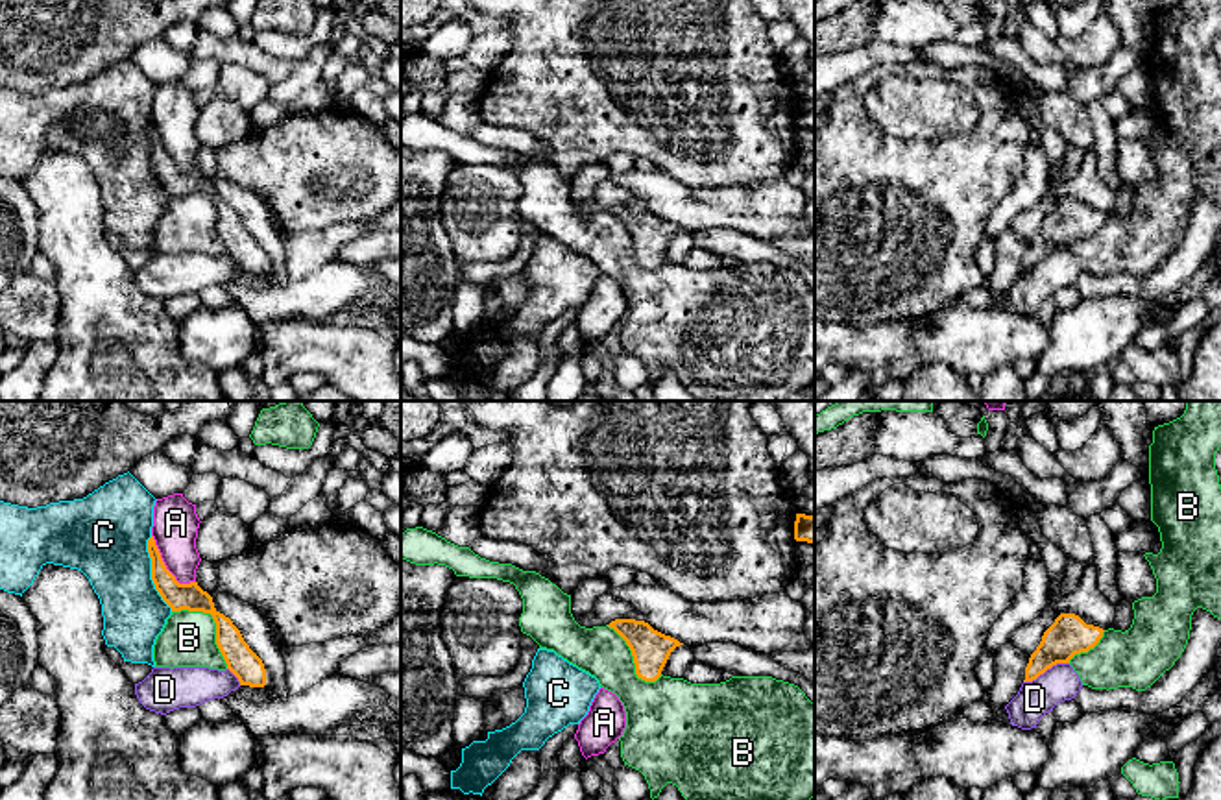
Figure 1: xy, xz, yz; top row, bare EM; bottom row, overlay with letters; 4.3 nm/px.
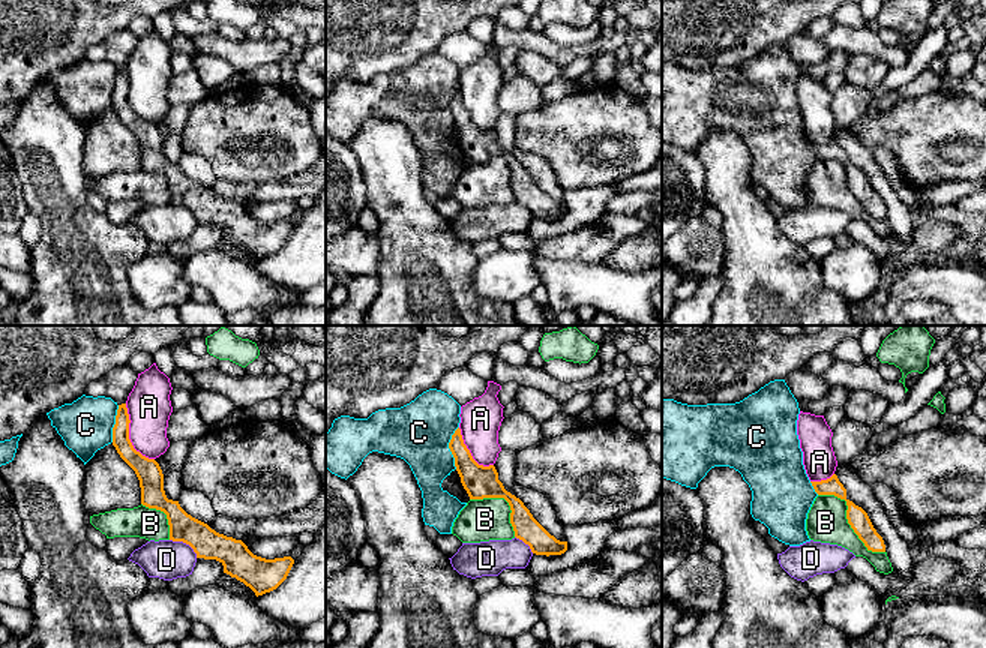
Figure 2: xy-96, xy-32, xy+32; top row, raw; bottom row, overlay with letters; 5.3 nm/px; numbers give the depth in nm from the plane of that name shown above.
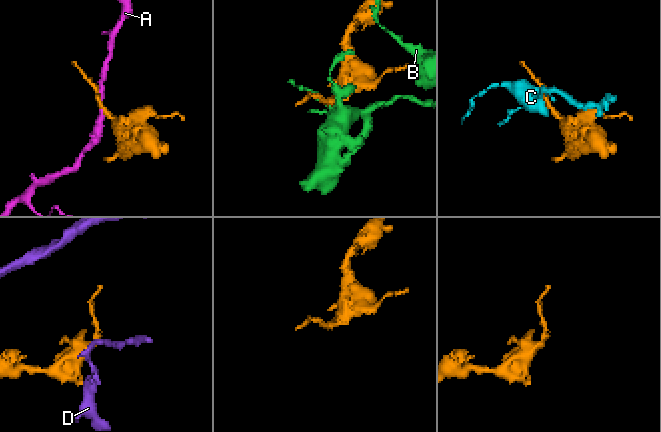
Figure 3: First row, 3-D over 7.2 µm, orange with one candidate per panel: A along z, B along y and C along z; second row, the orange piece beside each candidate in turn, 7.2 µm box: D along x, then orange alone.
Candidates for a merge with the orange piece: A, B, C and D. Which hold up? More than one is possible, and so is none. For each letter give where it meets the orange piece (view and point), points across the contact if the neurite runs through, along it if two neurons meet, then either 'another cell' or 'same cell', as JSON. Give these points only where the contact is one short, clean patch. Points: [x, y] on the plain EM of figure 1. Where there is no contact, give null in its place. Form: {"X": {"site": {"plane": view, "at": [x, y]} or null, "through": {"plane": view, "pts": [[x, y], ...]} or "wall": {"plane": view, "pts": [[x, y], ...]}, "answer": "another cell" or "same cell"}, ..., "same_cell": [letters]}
{"A": {"site": {"plane": "xy", "at": [165, 152]}, "answer": "another cell"}, "B": {"site": {"plane": "xy", "at": [215, 207]}, "answer": "another cell"}, "C": {"site": {"plane": "xy", "at": [152, 159]}, "answer": "another cell"}, "D": {"site": {"plane": "yz", "at": [1046, 255]}, "answer": "another cell"}, "same_cell": []}

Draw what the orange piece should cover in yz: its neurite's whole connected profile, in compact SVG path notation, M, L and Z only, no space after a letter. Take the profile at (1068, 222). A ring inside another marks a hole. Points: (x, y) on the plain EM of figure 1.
M1060 200L1031 240L1023 268L1033 268L1053 251L1070 249L1075 240L1088 238L1099 229L1103 218L1103 214L1086 211L1075 200Z

